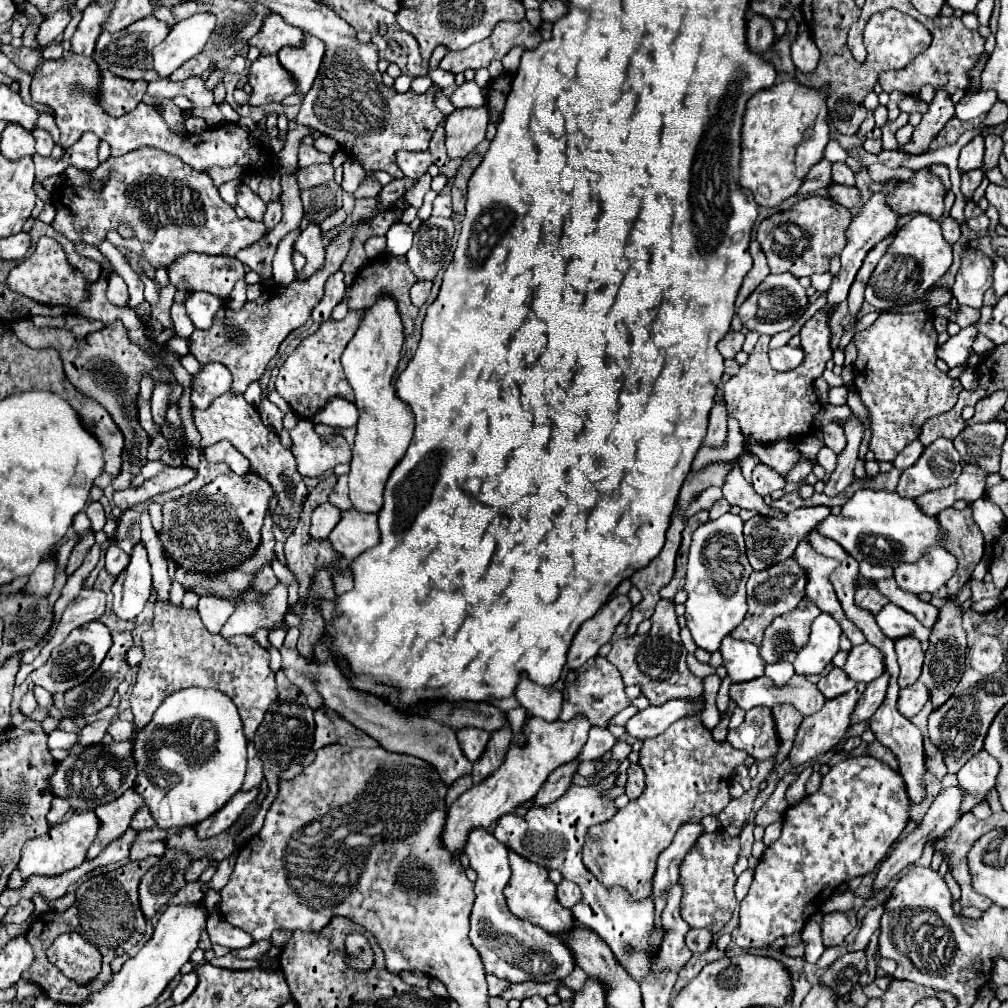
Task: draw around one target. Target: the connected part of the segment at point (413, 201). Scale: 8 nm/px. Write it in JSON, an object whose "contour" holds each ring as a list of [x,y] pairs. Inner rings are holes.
{"contour":[[[422,176],[408,192],[406,192],[406,202],[410,204],[410,206],[414,206],[414,208],[420,208],[422,206],[422,198],[424,198],[424,194],[430,190],[430,180],[432,180],[432,176]]]}

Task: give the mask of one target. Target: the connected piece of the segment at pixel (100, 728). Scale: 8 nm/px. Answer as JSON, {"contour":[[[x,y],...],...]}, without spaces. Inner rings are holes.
{"contour":[[[101,719],[86,725],[84,728],[82,728],[82,730],[80,730],[80,739],[73,746],[86,746],[91,743],[100,742],[107,733],[110,723],[110,720]]]}

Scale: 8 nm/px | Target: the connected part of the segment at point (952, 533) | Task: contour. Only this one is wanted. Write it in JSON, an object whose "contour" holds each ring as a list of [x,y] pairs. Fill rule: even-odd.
{"contour":[[[968,504],[964,510],[956,510],[956,508],[942,510],[938,514],[938,522],[946,532],[946,540],[948,540],[946,548],[960,562],[954,578],[946,584],[950,598],[954,598],[956,592],[968,582],[972,570],[976,568],[976,564],[984,554],[984,534],[972,518],[972,504]]]}

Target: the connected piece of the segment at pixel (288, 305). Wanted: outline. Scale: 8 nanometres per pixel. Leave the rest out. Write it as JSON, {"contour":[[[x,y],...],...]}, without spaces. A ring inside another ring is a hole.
{"contour":[[[352,224],[338,232],[330,244],[326,246],[326,262],[322,270],[314,272],[308,280],[294,280],[290,286],[276,286],[270,290],[264,290],[262,296],[254,302],[246,302],[238,312],[230,308],[222,308],[214,316],[214,324],[210,330],[194,330],[192,332],[192,344],[190,352],[200,364],[210,364],[210,362],[222,362],[230,368],[234,382],[232,382],[232,392],[244,392],[250,382],[260,380],[264,374],[268,362],[276,356],[278,346],[282,340],[296,330],[298,326],[306,324],[310,318],[312,308],[322,300],[324,294],[324,282],[328,276],[340,270],[342,262],[346,260],[352,240],[356,236],[360,224]]]}

